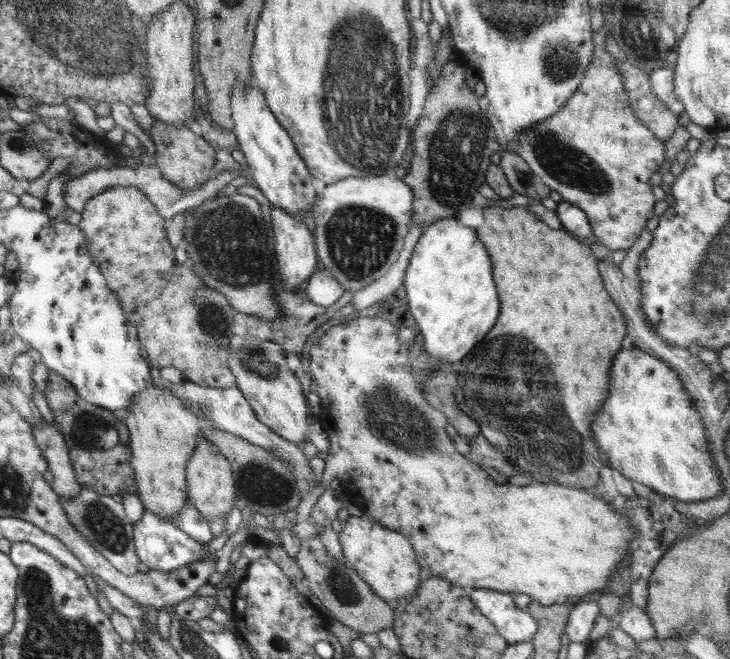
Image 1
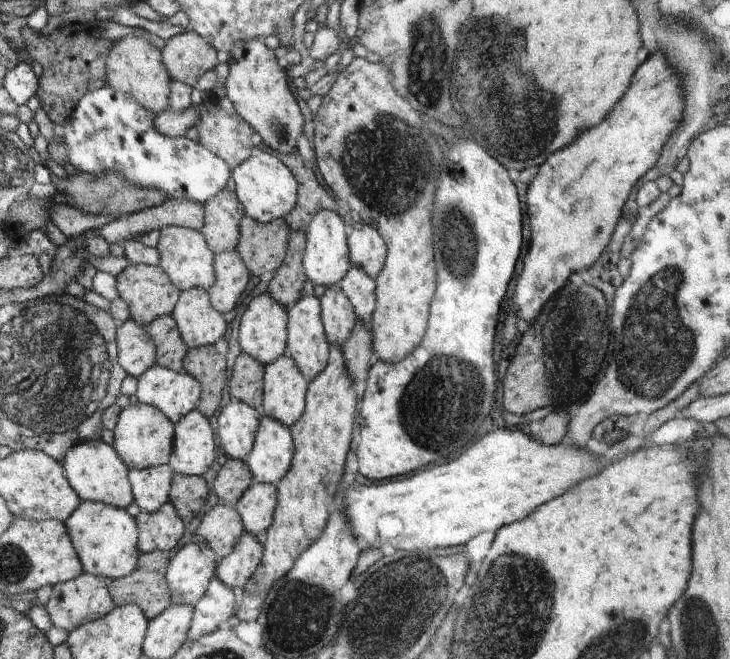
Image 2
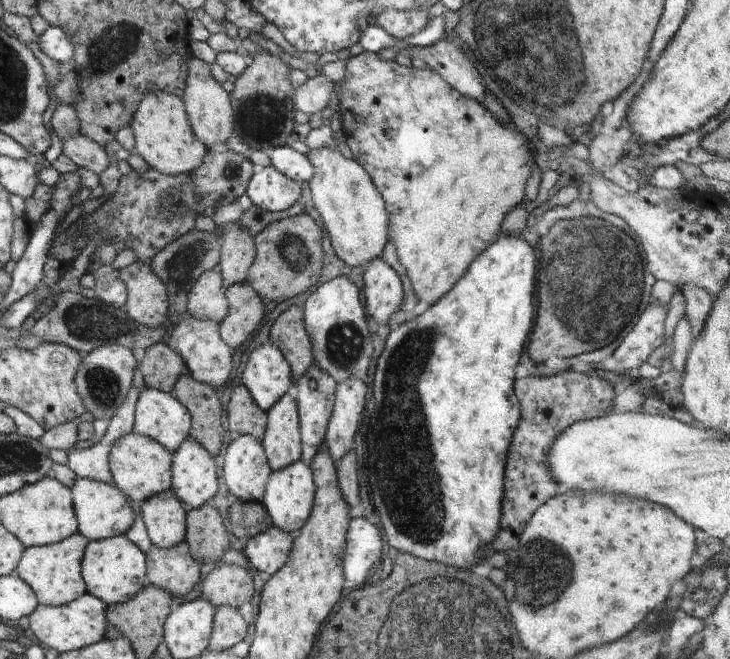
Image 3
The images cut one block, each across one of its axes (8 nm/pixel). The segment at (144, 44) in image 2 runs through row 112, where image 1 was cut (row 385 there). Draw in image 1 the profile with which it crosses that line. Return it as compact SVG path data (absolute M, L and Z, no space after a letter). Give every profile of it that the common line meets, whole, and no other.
M156 379L146 390L137 393L131 406L127 406L121 411L121 416L129 430L131 467L136 476L138 497L146 510L172 522L173 516L183 509L187 501L186 465L200 439L201 431L206 428L206 425L197 415L190 412L179 398L163 388L161 380Z

